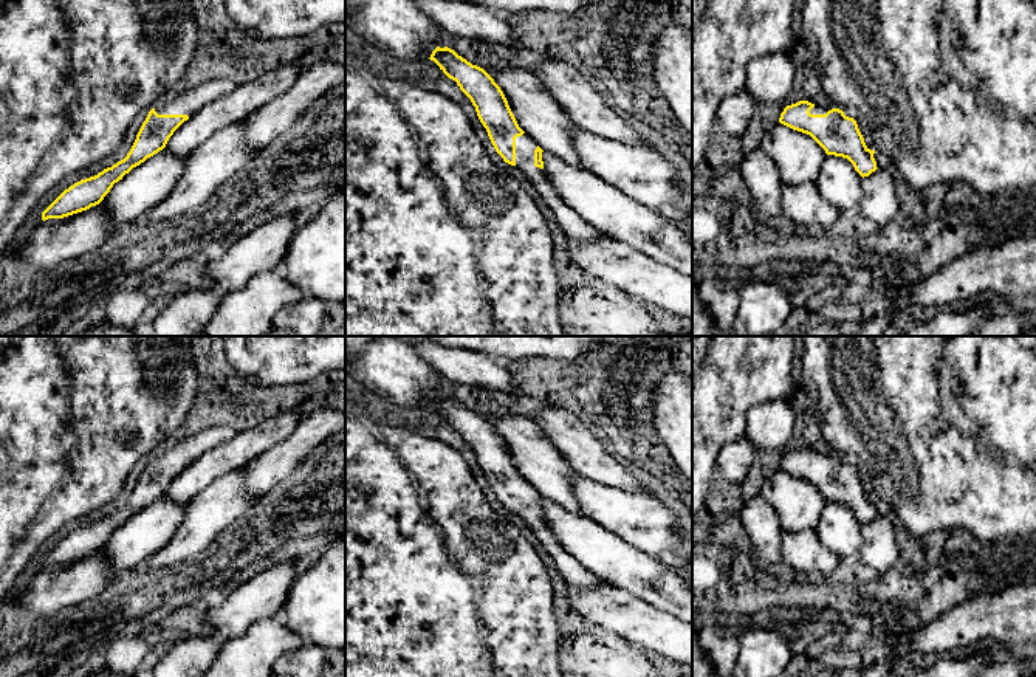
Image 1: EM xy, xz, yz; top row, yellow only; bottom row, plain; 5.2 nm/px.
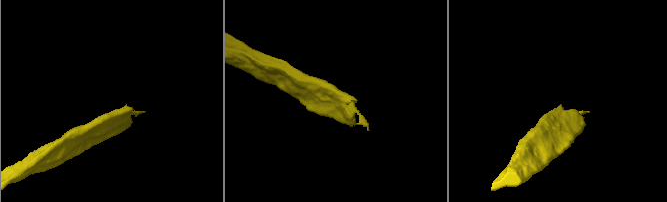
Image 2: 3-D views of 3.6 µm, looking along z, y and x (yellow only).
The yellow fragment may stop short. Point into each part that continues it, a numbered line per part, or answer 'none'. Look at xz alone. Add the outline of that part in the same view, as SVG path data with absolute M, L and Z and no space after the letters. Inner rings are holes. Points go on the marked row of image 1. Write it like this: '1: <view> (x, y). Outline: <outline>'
1: xz (573, 226). Outline: M523 133L516 138L516 167L533 183L540 198L553 211L557 225L568 239L593 242L604 235L596 228L582 220L554 191L540 167L534 166L534 150L537 144Z

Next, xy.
1: xy (189, 101). Outline: M212 79L181 91L172 102L155 107L158 115L187 115L189 118L217 98L231 93L238 84L229 79Z

